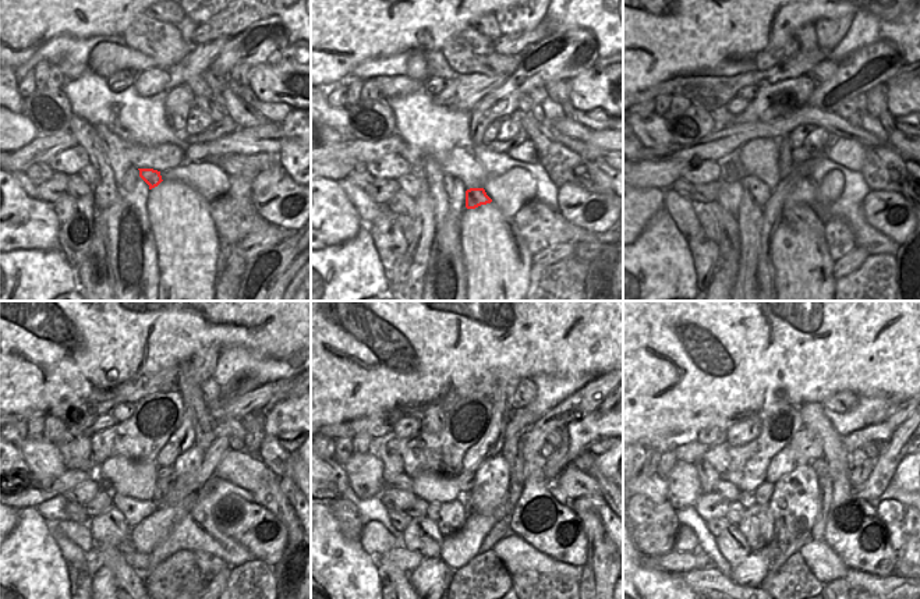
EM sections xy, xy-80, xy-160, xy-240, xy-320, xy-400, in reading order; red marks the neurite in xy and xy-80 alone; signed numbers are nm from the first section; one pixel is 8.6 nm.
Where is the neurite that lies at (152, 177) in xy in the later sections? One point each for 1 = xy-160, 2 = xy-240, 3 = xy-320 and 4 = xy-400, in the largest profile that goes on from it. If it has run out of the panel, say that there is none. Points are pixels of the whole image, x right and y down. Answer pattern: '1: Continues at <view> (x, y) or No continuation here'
1: Continues at xy-160 (791, 209)
2: Continues at xy-240 (208, 567)
3: Continues at xy-320 (523, 584)
4: Continues at xy-400 (839, 584)

